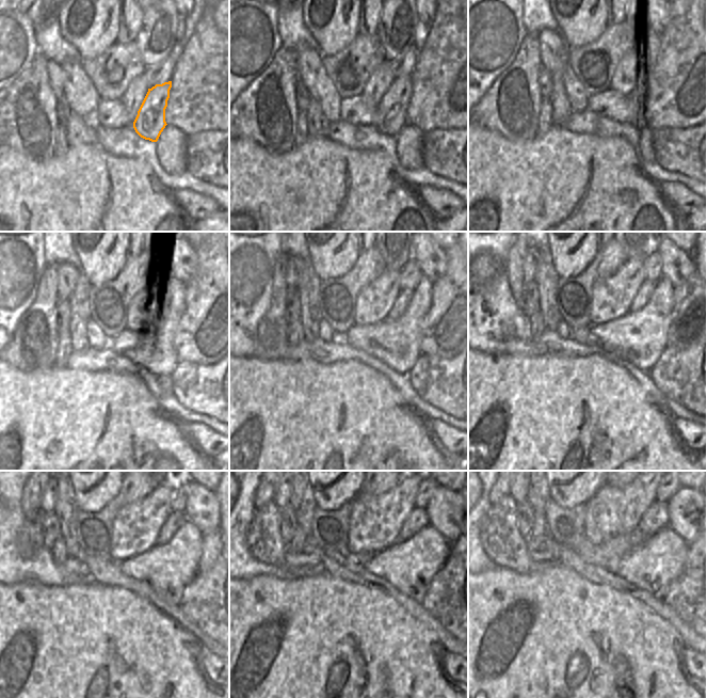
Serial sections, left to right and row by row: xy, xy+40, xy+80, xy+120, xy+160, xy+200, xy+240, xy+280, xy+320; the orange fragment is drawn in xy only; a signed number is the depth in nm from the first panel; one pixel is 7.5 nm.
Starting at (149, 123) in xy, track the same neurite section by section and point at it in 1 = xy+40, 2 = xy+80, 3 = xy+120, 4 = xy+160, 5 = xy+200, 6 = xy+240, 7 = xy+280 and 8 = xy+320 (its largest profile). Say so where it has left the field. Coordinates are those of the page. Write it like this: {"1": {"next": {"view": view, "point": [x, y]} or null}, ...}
{"1": {"next": {"view": "xy+40", "point": [391, 111]}}, "2": {"next": {"view": "xy+80", "point": [640, 94]}}, "3": {"next": {"view": "xy+120", "point": [159, 314]}}, "4": {"next": {"view": "xy+160", "point": [404, 296]}}, "5": {"next": {"view": "xy+200", "point": [647, 287]}}, "6": {"next": {"view": "xy+240", "point": [176, 519]}}, "7": {"next": {"view": "xy+280", "point": [417, 520]}}, "8": {"next": {"view": "xy+320", "point": [656, 518]}}}

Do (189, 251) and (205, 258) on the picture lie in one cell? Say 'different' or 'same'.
different

